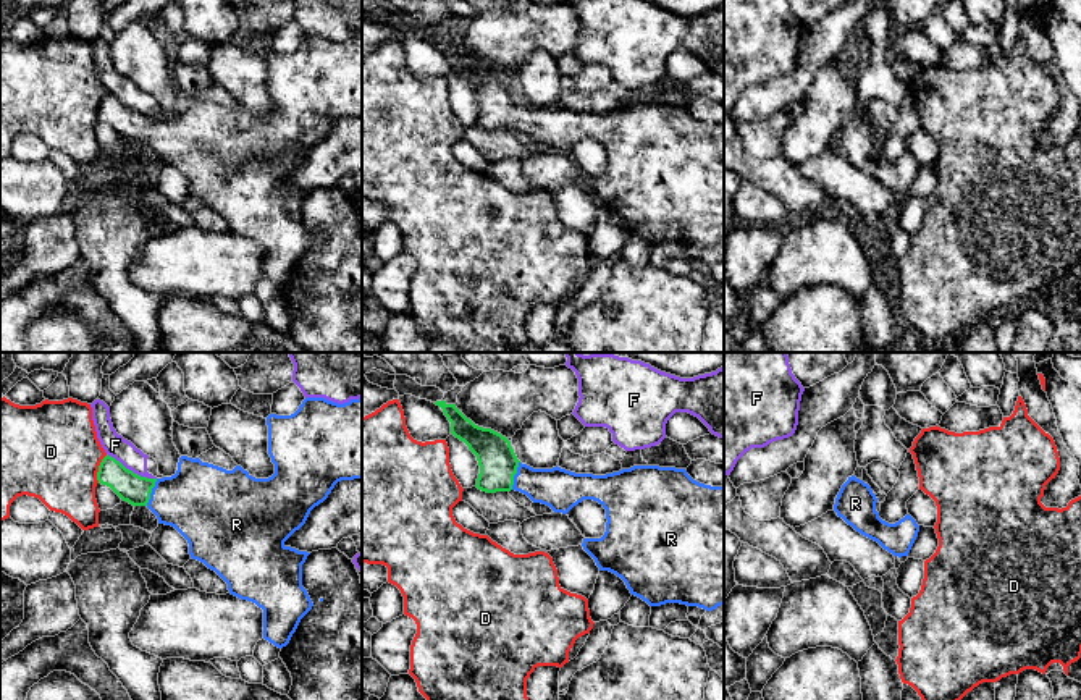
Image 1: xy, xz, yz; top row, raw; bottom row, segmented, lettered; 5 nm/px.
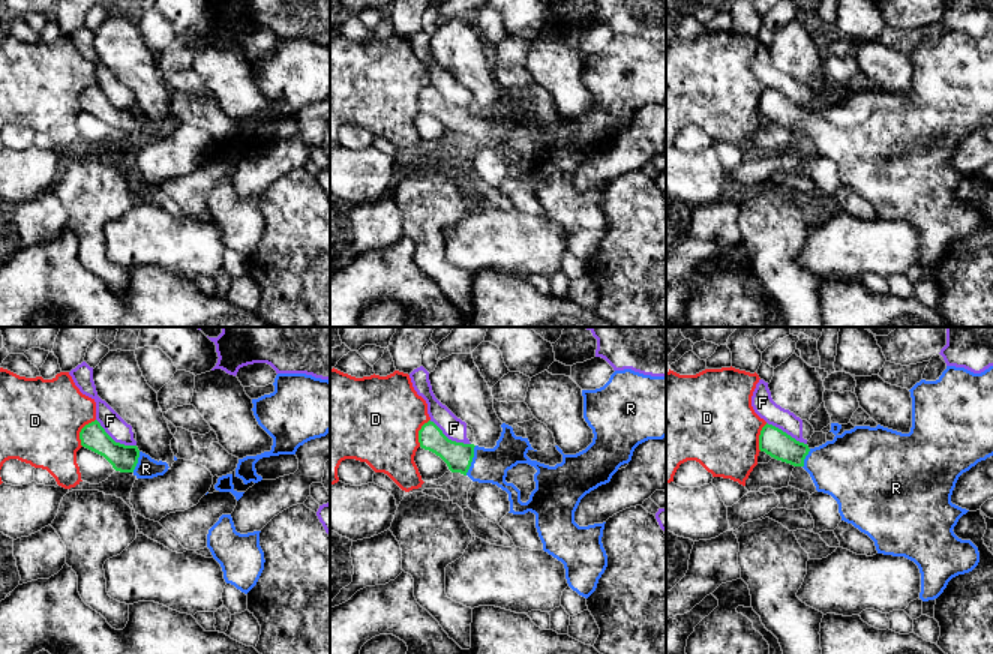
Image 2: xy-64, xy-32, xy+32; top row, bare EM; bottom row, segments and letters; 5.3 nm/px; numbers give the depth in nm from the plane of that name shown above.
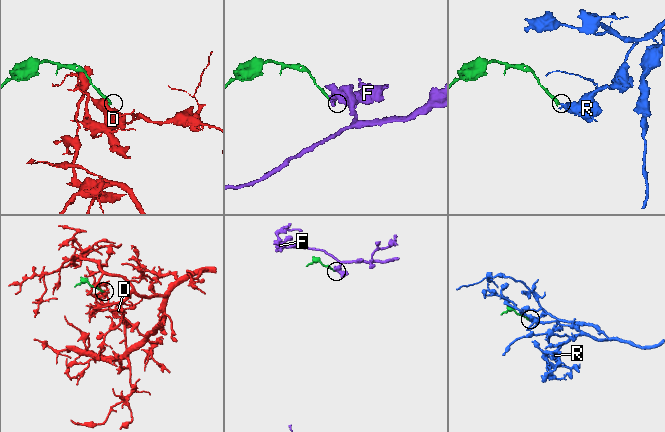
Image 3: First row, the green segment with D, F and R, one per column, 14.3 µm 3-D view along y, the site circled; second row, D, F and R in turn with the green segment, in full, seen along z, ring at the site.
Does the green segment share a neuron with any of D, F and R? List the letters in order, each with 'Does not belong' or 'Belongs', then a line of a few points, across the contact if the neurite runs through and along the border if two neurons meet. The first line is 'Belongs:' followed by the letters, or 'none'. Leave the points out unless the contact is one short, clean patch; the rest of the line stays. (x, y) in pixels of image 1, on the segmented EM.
Belongs: R
D: Does not belong
F: Does not belong
R: Belongs. Line: xz (498, 463), (514, 474), (561, 490)

